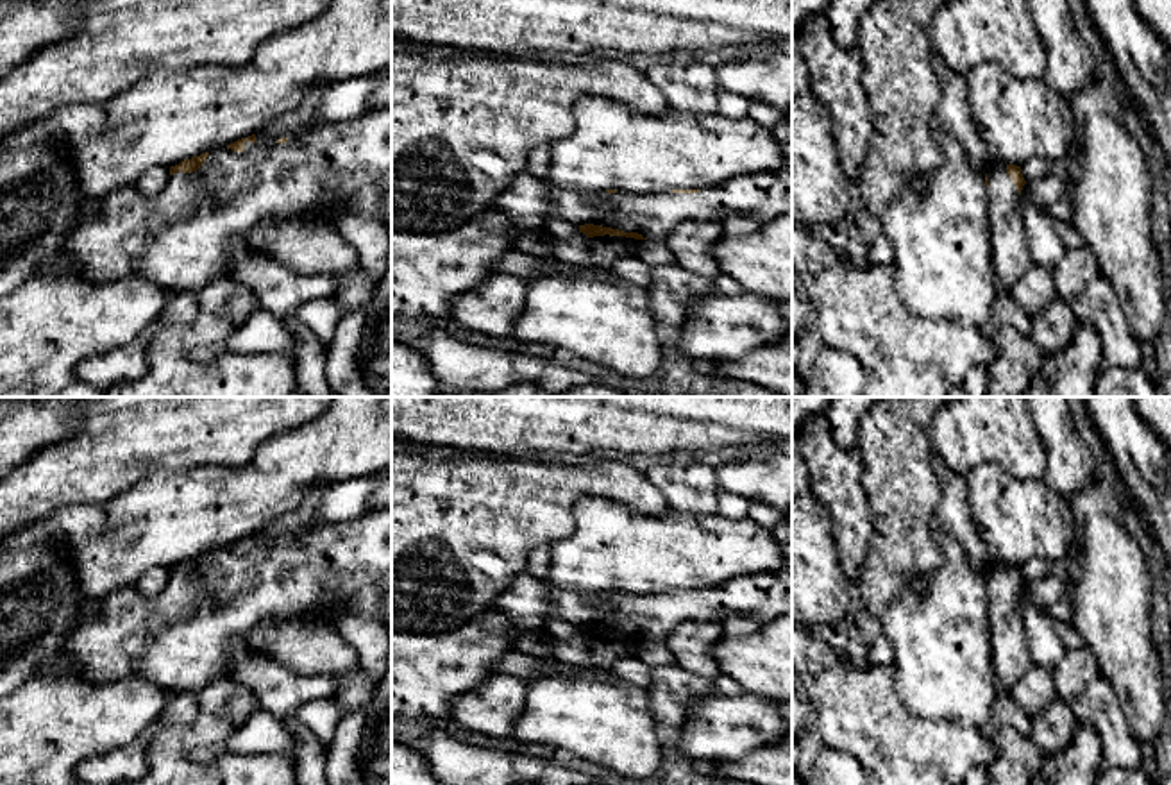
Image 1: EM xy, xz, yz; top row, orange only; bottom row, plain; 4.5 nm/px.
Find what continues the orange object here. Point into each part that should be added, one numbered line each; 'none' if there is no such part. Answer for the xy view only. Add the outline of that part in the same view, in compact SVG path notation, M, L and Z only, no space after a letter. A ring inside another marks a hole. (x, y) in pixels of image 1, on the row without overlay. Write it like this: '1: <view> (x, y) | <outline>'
1: xy (177, 639) | M392 506L358 519L322 524L300 538L263 547L245 544L243 553L209 553L197 572L170 576L166 588L148 597L136 587L82 601L79 620L63 651L38 674L55 674L63 662L86 671L95 683L141 674L168 690L200 694L213 681L231 681L225 647L241 640L250 653L266 656L250 644L256 626L270 617L307 613L336 628L338 617L383 620L392 599Z

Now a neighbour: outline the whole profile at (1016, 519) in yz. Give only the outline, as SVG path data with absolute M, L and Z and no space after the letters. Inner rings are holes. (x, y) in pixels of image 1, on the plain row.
M985 461L965 481L974 529L990 563L1021 567L1032 558L1067 560L1074 547L1073 513L1044 477L1019 479Z

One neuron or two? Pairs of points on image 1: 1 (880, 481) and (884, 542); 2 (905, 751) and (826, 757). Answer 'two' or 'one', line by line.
1: one
2: two

